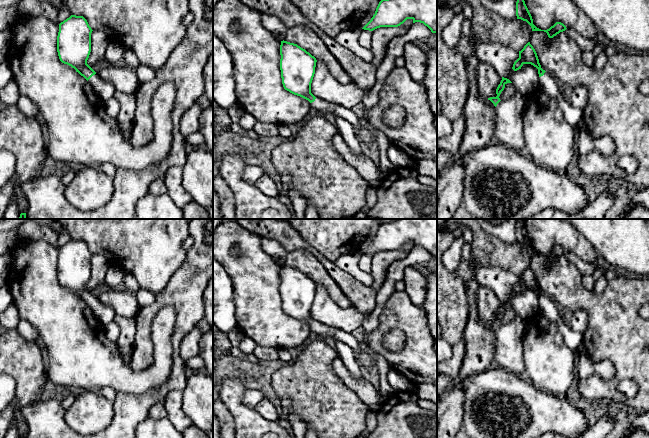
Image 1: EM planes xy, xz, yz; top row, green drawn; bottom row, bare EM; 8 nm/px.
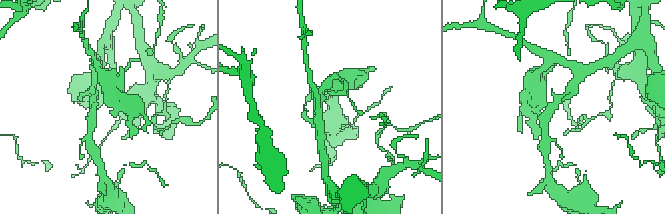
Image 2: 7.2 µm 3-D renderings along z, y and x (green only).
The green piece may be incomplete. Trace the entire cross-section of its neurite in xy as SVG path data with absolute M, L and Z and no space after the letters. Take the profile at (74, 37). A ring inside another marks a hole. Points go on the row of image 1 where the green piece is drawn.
M71 15L59 24L57 52L60 61L74 68L88 81L93 93L106 101L114 96L116 89L110 82L103 81L87 64L92 31L83 16Z

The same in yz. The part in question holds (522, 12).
M517 0L517 2L516 2L516 16L517 16L517 19L521 19L523 21L526 21L531 26L532 31L544 31L547 33L549 38L553 38L554 36L556 36L560 32L563 32L567 29L566 26L561 22L556 22L553 26L551 26L547 30L541 30L541 29L537 28L533 24L532 16L529 12L524 0Z

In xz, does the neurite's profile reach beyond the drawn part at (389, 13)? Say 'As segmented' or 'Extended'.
As segmented

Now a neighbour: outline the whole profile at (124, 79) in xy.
M124 64L110 65L109 68L102 69L96 74L103 80L114 85L116 91L127 94L134 94L138 86L139 79L135 70L126 67Z

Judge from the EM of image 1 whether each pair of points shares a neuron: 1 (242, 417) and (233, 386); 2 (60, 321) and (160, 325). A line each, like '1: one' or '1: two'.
1: one
2: one

